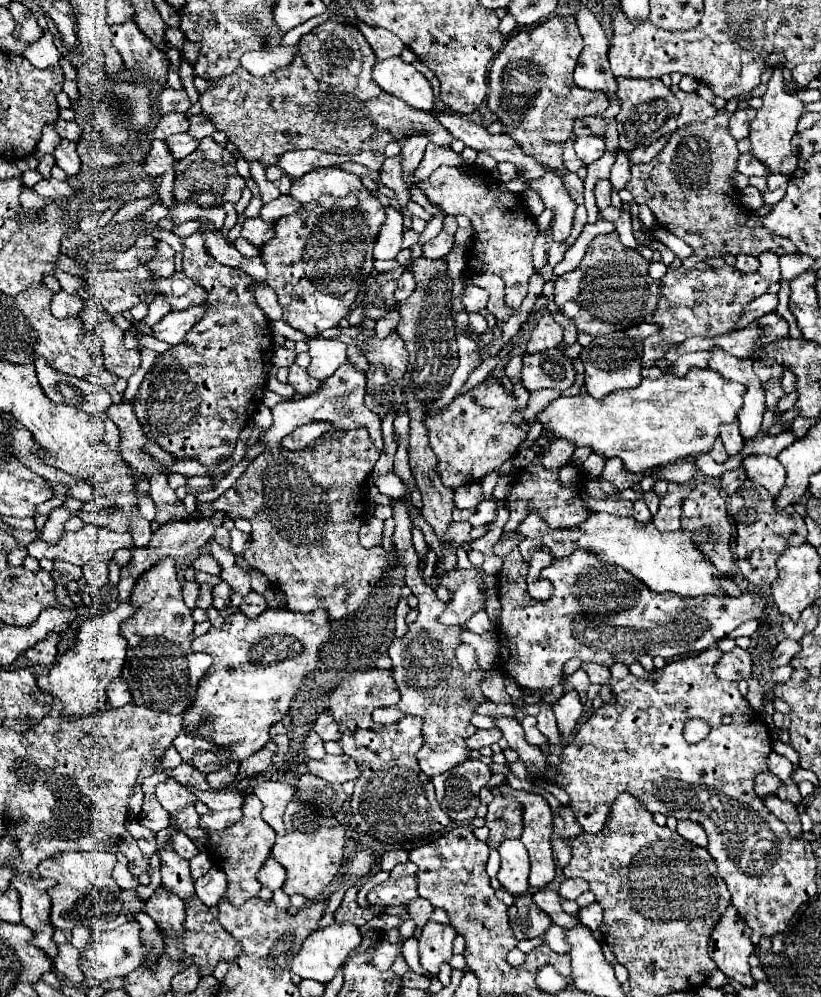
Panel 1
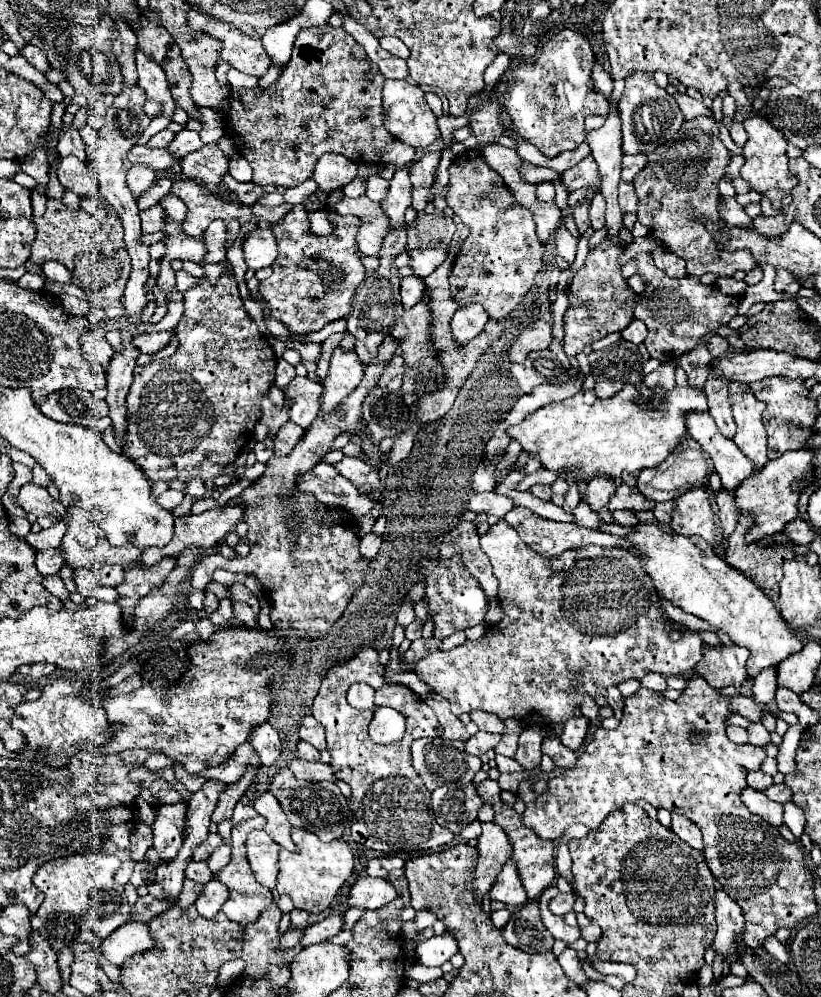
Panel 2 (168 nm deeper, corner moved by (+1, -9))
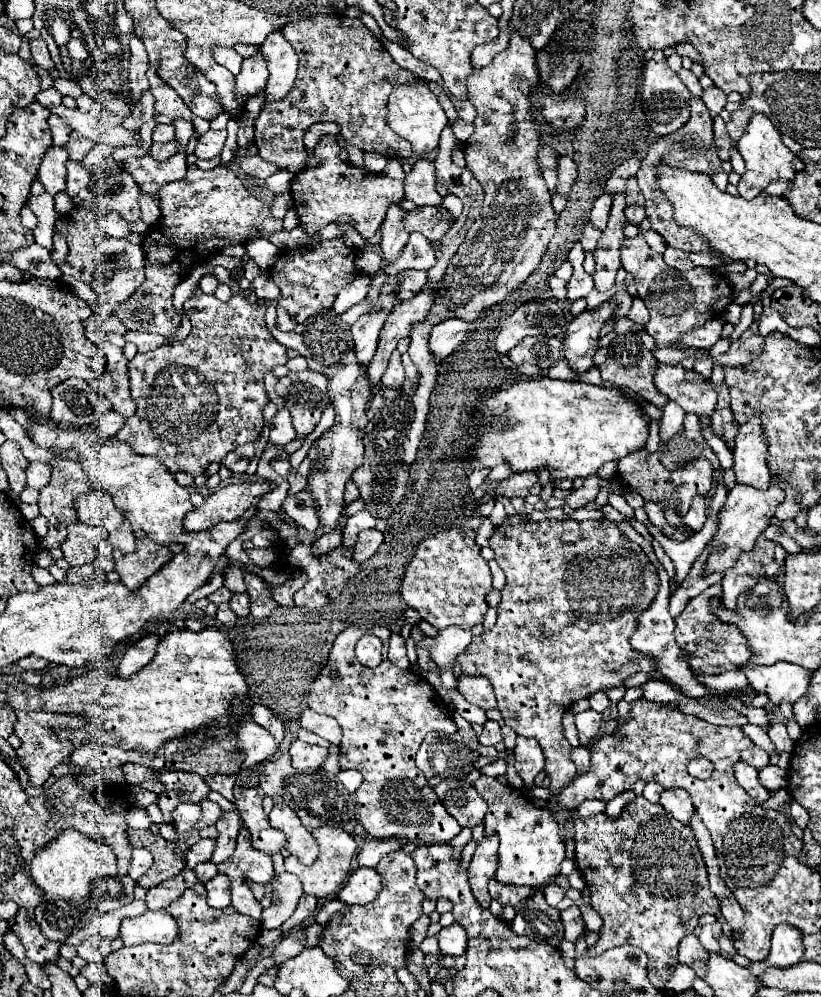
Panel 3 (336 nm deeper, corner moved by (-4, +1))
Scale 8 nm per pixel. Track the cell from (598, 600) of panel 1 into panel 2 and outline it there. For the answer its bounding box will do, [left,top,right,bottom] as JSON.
[416,519,702,727]

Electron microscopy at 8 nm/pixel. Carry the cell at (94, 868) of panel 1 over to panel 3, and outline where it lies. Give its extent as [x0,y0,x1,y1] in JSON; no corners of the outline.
[31,829,135,943]

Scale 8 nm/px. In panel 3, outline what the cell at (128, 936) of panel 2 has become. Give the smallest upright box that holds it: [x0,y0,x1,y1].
[121,911,179,945]

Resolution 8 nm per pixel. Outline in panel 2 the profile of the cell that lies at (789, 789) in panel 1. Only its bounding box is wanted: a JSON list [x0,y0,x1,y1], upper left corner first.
[762,783,792,803]

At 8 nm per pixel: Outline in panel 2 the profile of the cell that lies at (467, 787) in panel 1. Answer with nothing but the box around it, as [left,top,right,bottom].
[432,783,482,835]

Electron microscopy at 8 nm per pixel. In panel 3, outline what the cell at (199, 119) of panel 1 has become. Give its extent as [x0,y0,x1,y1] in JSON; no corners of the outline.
[151,139,179,161]

